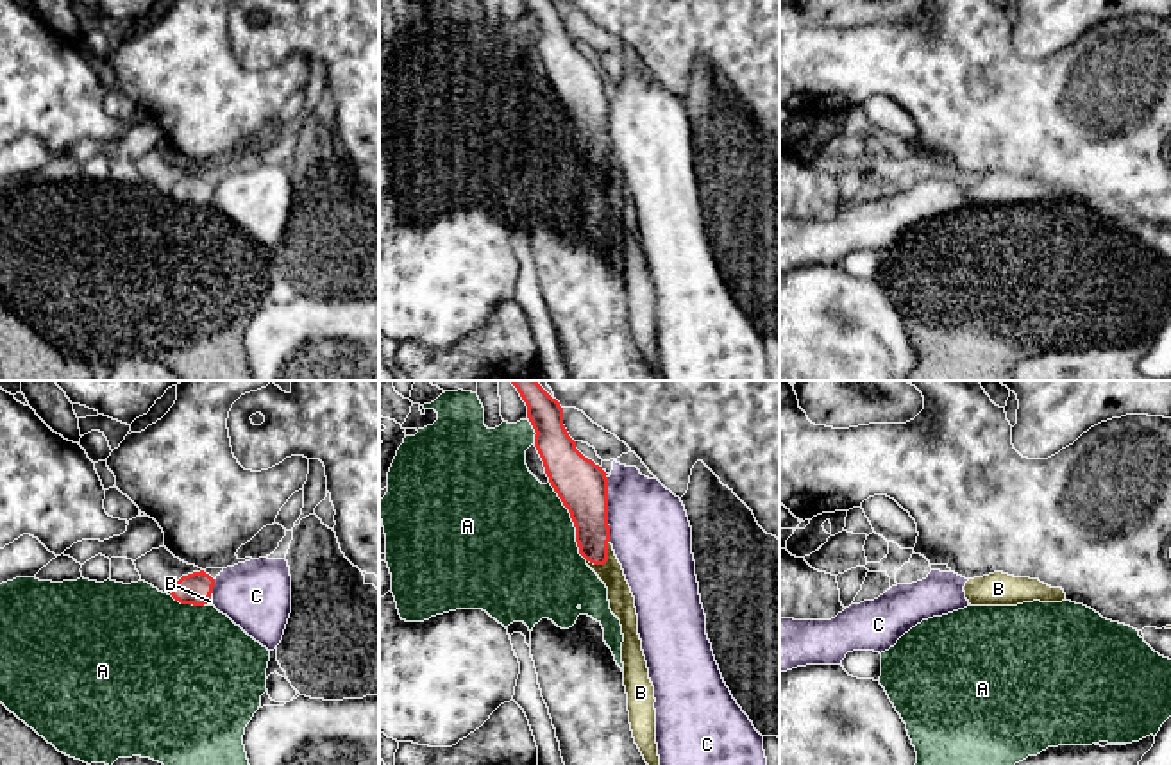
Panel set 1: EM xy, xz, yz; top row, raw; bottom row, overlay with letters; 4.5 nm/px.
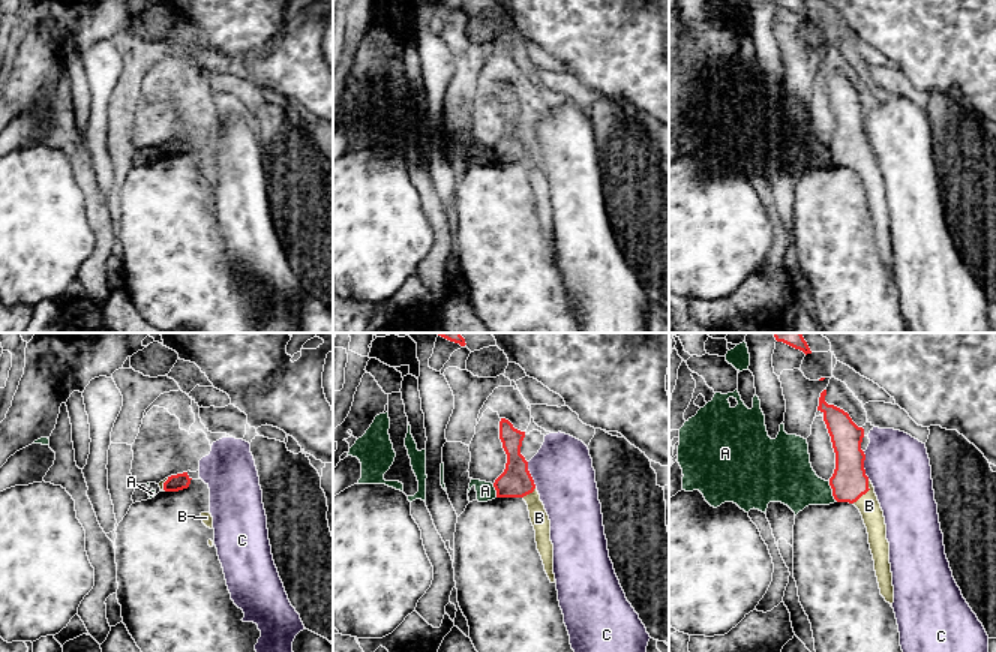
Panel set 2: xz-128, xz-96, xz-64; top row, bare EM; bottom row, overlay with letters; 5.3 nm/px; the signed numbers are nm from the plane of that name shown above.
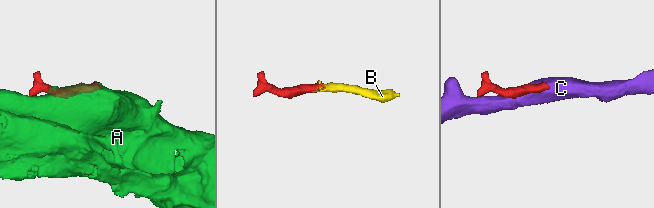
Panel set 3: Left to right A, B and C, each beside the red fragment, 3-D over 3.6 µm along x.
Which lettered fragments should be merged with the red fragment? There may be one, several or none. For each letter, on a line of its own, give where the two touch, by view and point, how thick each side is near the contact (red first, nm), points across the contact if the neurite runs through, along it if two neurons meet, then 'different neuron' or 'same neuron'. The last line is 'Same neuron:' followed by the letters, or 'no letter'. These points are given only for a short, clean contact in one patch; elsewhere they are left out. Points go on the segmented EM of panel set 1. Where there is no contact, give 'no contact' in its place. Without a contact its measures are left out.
A: contact xz (572, 521); calibres 240 and 500 nm; different neuron
B: contact xz (606, 560); calibres 180 and 110 nm; way xz (589, 508), (594, 546), (606, 560), (621, 599); same neuron
C: contact xz (606, 510); calibres 240 and 360 nm; border xz (606, 478), (610, 540); different neuron
Same neuron: B

